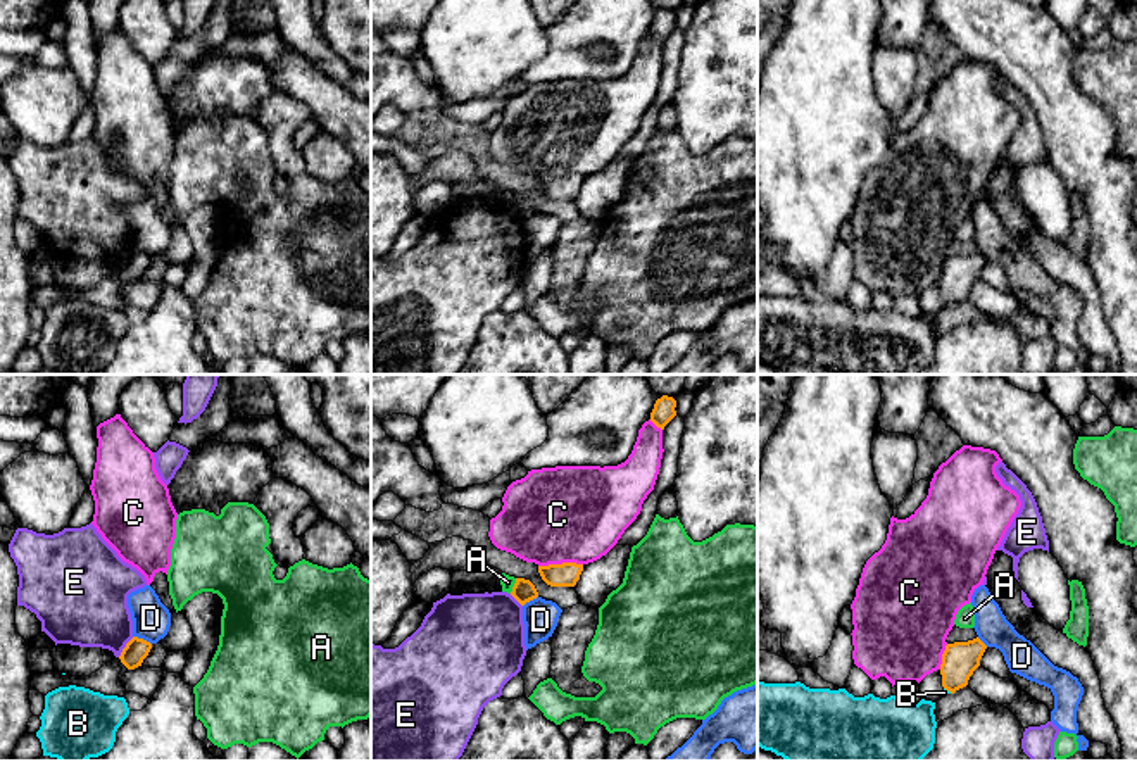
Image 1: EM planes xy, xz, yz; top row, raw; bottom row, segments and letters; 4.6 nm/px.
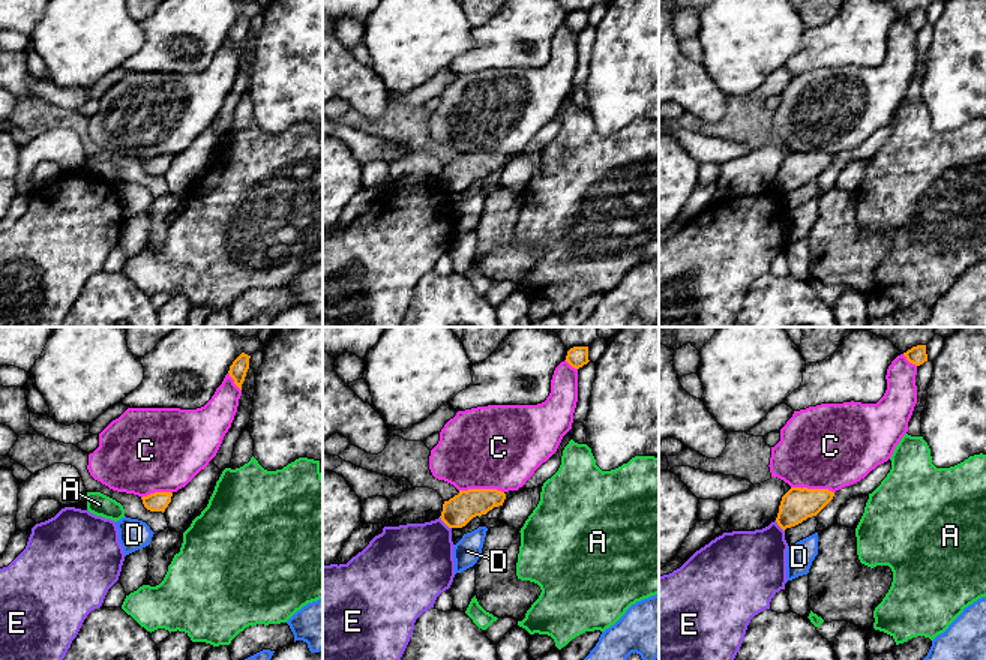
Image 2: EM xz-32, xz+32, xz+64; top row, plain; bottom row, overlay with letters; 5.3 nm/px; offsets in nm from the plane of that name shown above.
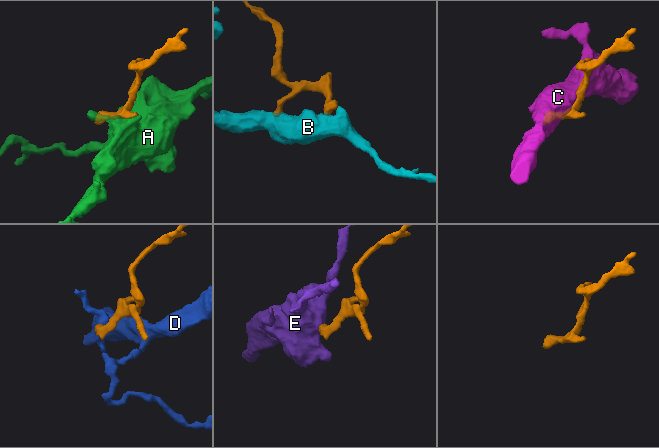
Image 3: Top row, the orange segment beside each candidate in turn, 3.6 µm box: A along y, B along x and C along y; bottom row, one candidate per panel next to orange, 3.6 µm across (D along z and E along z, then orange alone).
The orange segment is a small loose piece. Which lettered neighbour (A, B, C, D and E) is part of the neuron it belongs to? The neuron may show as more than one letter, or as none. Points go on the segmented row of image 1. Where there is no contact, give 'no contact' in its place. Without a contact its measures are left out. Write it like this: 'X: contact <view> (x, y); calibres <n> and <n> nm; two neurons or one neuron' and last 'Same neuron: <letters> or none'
A: contact xz (515, 585); calibres 110 and 70 nm; two neurons
B: contact yz (948, 689); calibres 170 and 30 nm; one neuron
C: contact xz (559, 565); calibres 110 and 440 nm; two neurons
D: contact xy (142, 639); calibres 110 and 180 nm; two neurons
E: contact xy (125, 647); calibres 110 and 360 nm; two neurons
Same neuron: B

